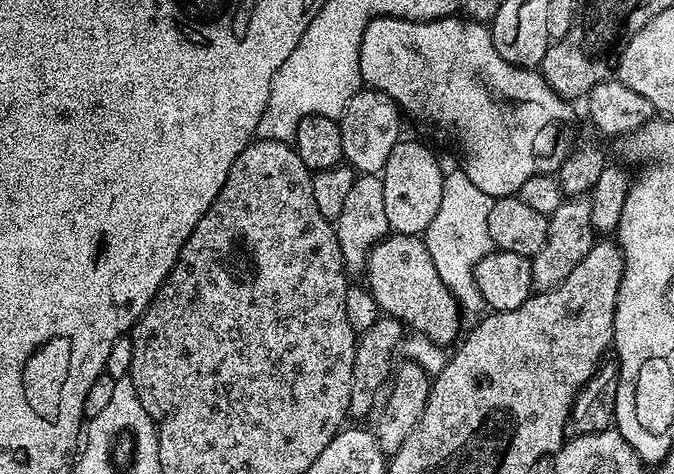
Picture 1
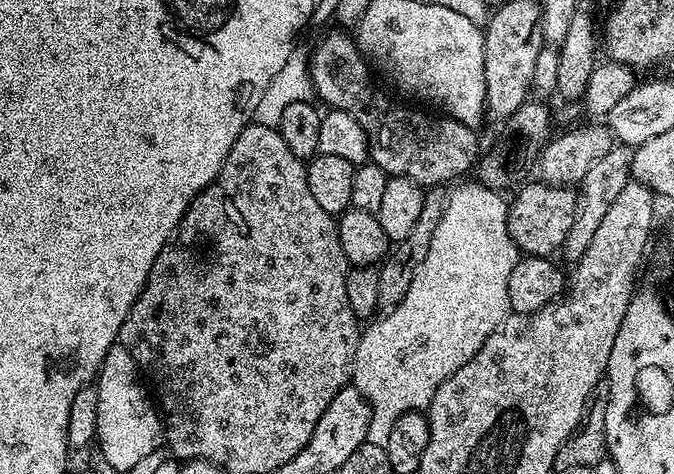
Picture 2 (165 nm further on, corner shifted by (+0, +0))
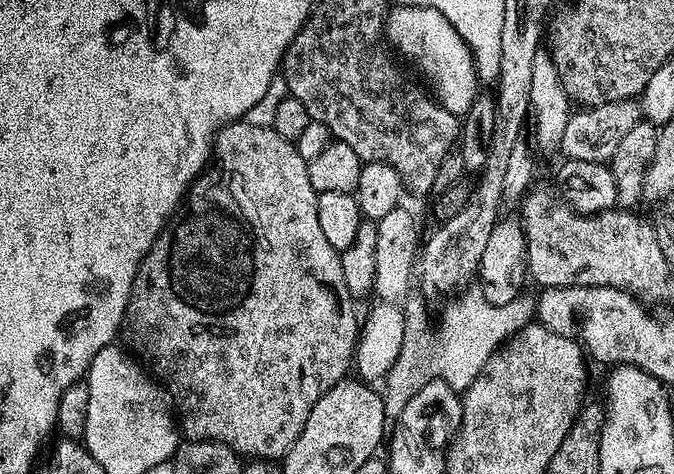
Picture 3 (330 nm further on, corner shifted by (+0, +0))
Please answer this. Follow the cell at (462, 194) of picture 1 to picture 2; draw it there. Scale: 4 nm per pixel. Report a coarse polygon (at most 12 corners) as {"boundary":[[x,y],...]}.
{"boundary":[[457,183],[406,298],[363,329],[367,443],[510,314],[509,201]]}

